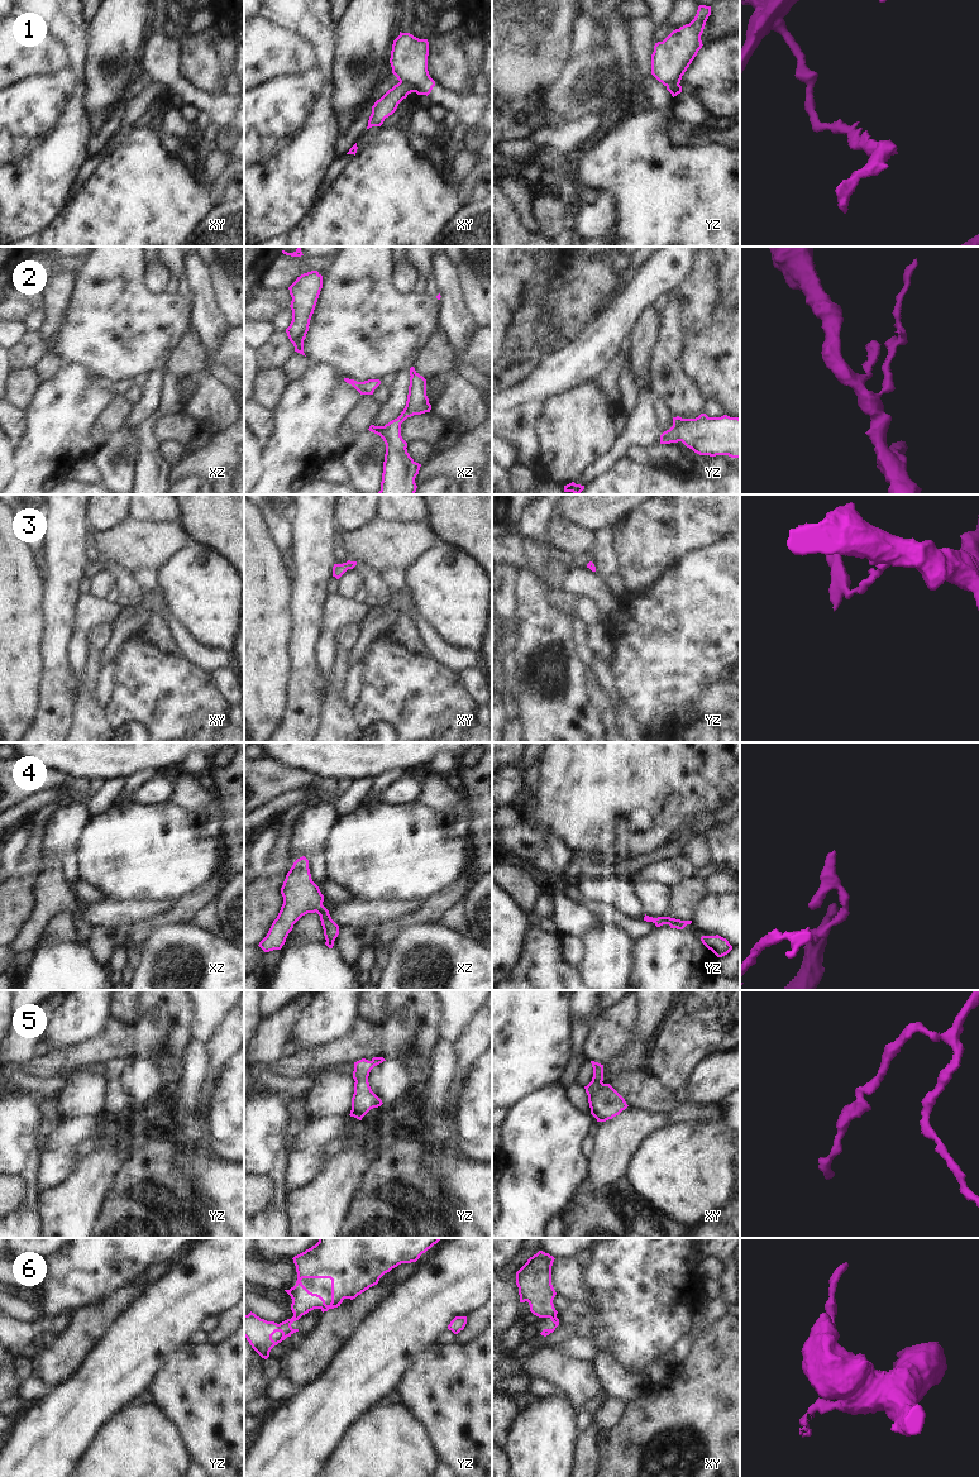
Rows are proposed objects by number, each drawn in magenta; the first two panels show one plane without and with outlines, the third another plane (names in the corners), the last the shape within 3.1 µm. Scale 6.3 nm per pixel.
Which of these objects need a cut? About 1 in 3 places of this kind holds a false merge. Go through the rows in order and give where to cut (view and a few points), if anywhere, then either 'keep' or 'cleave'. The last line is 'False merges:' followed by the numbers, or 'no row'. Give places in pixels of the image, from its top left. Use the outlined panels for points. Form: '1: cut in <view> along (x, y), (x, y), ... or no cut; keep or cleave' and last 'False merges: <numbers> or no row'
1: cut in xy along (400, 81), (407, 82), (415, 91); cleave
2: no cut; keep
3: no cut; keep
4: no cut; keep
5: no cut; keep
6: cut in xy along (555, 1315), (549, 1317); cleave
False merges: 1, 6

